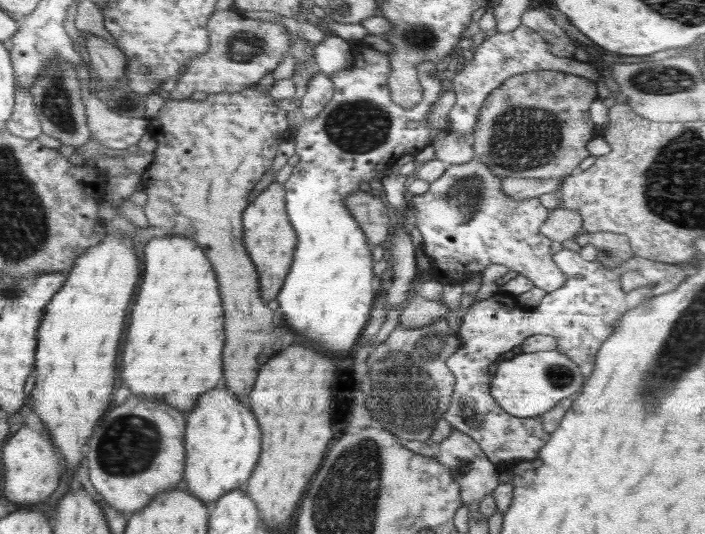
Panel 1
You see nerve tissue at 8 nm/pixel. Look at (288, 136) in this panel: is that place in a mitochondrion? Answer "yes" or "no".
no

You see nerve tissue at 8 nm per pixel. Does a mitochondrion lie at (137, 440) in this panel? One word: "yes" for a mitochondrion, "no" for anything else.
yes

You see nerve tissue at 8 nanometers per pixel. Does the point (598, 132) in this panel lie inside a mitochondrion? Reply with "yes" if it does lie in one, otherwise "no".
no

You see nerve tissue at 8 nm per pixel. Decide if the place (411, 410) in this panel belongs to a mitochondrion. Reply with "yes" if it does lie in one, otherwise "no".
yes

